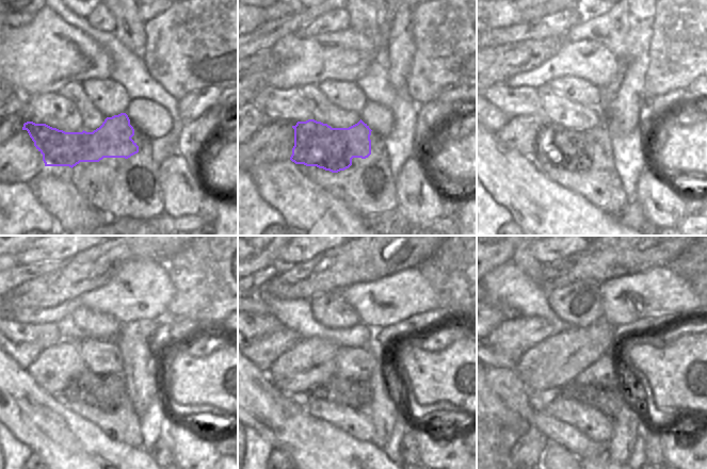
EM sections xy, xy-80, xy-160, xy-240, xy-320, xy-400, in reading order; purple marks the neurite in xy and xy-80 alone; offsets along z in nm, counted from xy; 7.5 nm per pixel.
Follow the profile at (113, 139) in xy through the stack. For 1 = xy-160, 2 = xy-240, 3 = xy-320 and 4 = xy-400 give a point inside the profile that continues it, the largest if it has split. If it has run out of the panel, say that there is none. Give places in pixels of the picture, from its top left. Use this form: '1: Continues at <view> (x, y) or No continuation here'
1: Continues at xy-160 (577, 150)
2: Continues at xy-240 (108, 392)
3: Continues at xy-320 (354, 393)
4: Continues at xy-400 (607, 400)

